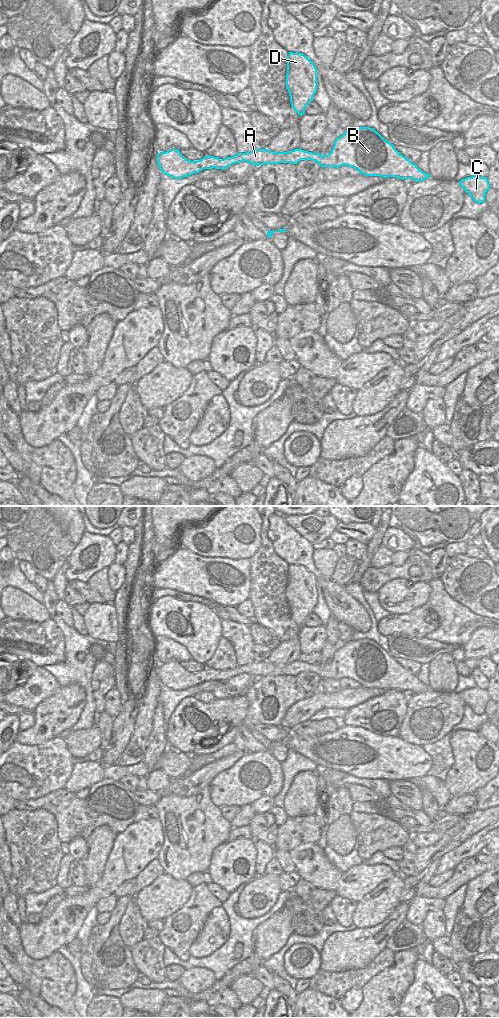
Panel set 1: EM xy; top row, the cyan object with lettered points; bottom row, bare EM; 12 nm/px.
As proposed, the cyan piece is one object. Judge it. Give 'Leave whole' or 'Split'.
Leave whole.

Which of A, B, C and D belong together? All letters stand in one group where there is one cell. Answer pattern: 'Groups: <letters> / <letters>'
Groups: A B C D.

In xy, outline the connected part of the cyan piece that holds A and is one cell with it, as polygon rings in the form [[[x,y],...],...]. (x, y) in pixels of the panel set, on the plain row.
[[[370,639],[346,642],[341,649],[336,650],[331,664],[324,668],[319,664],[312,665],[298,660],[290,664],[253,661],[224,671],[205,668],[196,673],[186,671],[177,661],[157,666],[157,675],[161,684],[174,691],[182,691],[204,681],[225,682],[243,673],[259,678],[279,675],[297,676],[301,672],[316,673],[322,680],[339,680],[346,677],[357,681],[365,688],[396,689],[402,692],[413,691],[416,694],[430,689],[430,686],[420,682],[416,676],[400,666],[393,656]]]

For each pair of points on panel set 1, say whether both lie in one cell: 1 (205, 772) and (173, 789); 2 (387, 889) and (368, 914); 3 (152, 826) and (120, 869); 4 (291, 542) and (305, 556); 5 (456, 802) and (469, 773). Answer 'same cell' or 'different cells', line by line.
1: same cell
2: same cell
3: same cell
4: same cell
5: different cells

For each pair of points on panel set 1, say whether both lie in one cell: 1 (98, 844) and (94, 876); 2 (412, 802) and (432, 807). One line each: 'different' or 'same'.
1: same
2: different

